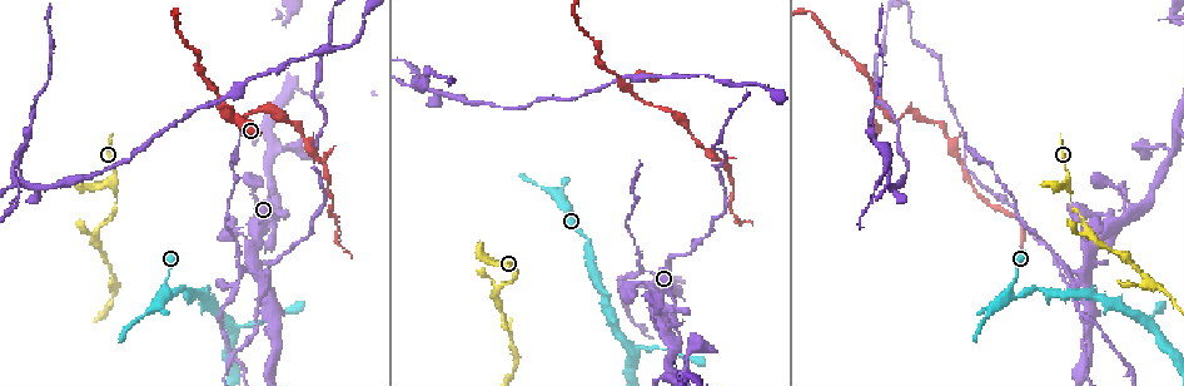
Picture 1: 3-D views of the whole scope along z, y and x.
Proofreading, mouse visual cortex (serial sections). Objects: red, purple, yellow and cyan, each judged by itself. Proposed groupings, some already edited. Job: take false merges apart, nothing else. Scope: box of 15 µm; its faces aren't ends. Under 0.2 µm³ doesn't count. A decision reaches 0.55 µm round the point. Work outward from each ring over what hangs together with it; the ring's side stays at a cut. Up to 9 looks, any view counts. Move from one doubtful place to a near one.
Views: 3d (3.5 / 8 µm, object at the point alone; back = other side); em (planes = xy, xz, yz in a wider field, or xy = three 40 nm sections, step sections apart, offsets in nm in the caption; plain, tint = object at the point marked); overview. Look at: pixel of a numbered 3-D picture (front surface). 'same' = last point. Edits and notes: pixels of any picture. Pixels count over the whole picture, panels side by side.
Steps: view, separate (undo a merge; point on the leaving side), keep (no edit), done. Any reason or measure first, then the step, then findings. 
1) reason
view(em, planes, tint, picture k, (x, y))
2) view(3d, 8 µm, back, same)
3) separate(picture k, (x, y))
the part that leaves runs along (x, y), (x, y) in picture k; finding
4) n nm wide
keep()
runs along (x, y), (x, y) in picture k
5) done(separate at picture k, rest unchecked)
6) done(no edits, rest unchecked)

thin neck
view(3d, 3.5 µm, picture 1, (518, 272))

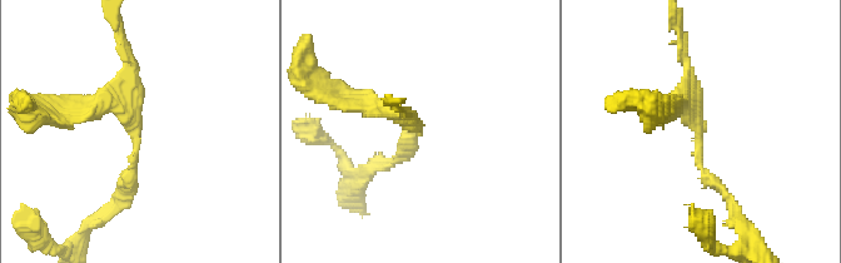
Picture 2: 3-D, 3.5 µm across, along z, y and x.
need the tissue
view(em, xy, step 3, tint, picture 2, (135, 147))

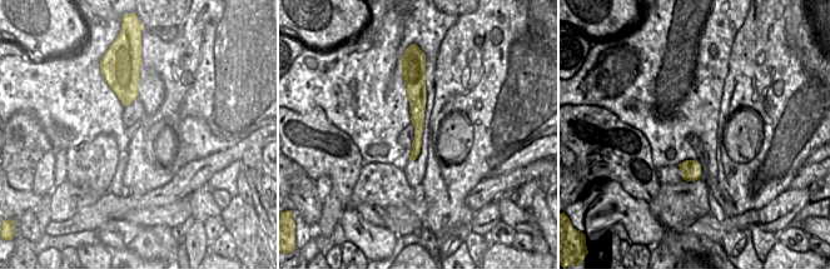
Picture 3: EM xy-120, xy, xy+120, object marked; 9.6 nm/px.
another direction
view(em, xy, step 1, tint, same)

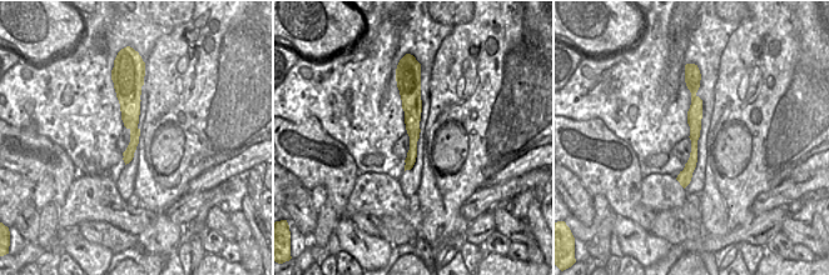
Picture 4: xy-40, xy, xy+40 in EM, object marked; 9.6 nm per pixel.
keep()
runs along (686, 63), (695, 155), (737, 213) in picture 2; one cell here

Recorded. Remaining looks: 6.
sharp bend
view(3d, 3.5 µm, picture 1, (636, 93))

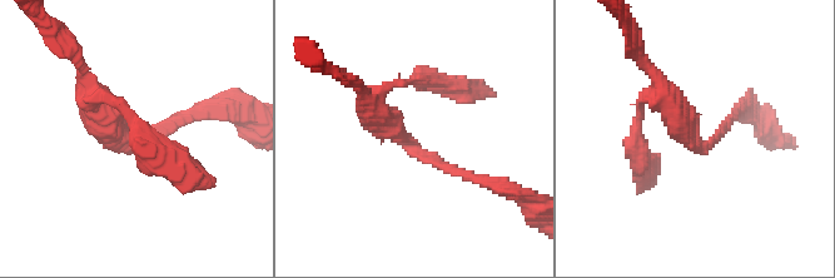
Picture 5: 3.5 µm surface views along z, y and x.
view(em, xy, step 3, tint, picture 5, (409, 145))

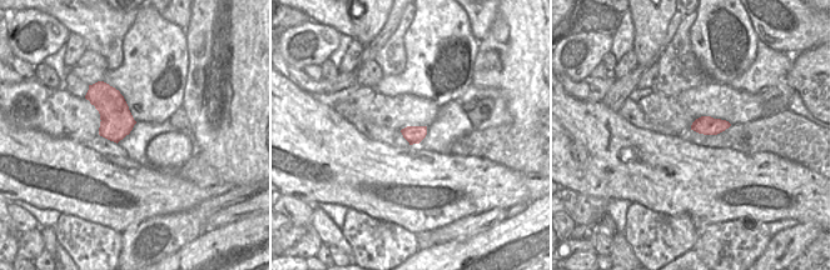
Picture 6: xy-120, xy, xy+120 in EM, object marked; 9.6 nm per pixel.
arms of 150, 350 nm
keep()
runs along (378, 95), (374, 115), (473, 179) in picture 5; continuous, no second cell

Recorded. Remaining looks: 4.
a narrow waist
view(3d, 3.5 µm, picture 1, (567, 211))

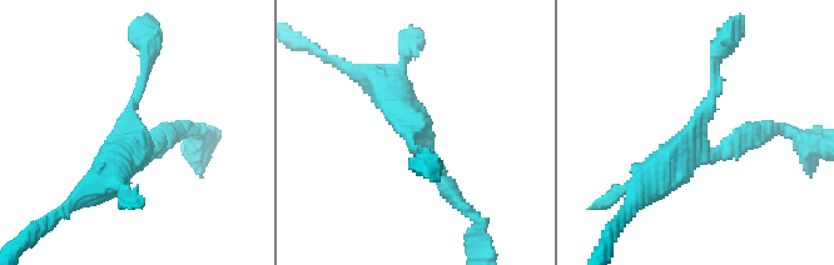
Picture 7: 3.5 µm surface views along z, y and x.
need the tissue
view(em, xy, step 2, tint, picture 7, (416, 128))

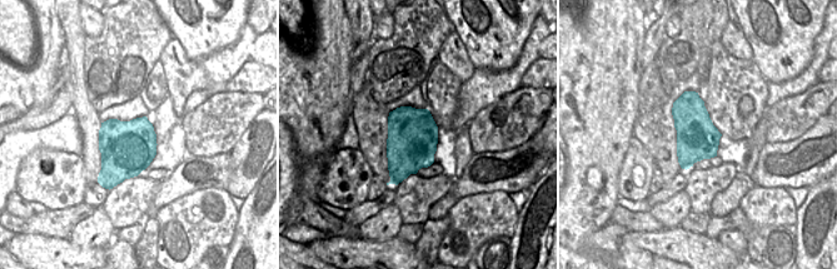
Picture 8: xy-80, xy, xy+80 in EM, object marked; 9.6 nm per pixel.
keep()
all the same cell

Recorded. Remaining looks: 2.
view(3d, 8 µm, picture 1, (262, 226))

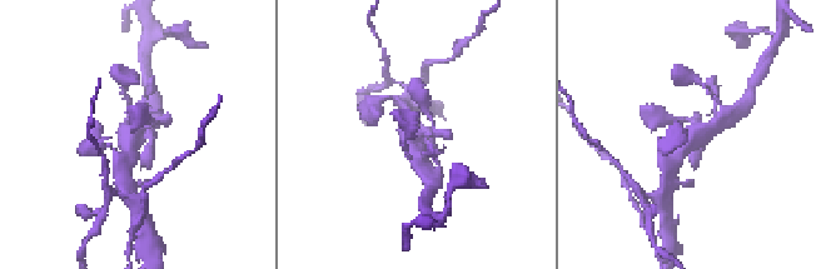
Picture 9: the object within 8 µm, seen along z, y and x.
now the EM
view(em, planes, tint, picture 9, (697, 133))

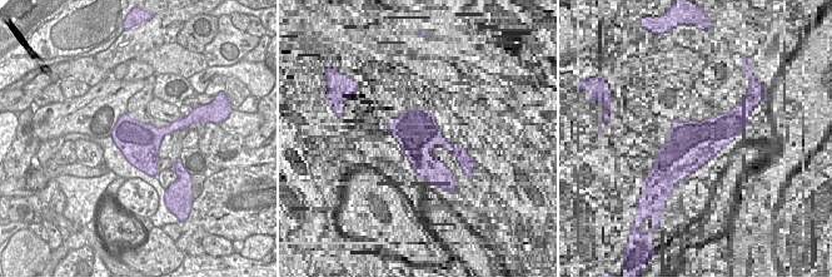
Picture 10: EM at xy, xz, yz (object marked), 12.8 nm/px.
keep()
all the same cell

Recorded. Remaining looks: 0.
done(no edits, rest unchecked)

